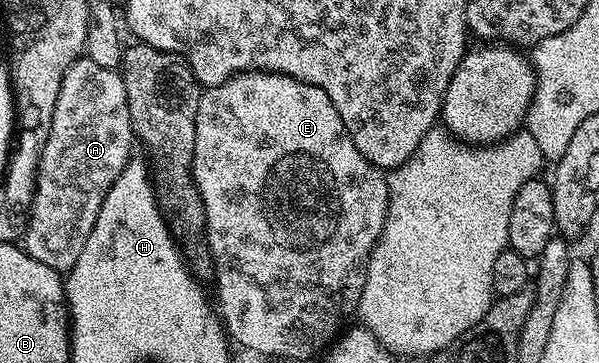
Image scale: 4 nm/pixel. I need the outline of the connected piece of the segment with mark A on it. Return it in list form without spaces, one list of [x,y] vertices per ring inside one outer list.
[[[87,55],[79,57],[62,79],[58,103],[54,103],[50,135],[40,149],[36,194],[22,238],[24,252],[38,259],[38,263],[46,263],[46,267],[50,267],[54,272],[67,274],[68,270],[74,267],[74,263],[78,263],[78,255],[82,255],[82,247],[86,247],[90,231],[94,231],[98,211],[102,211],[102,203],[114,179],[118,179],[118,175],[133,156],[132,145],[134,146],[134,134],[123,76],[115,69],[99,66]]]

